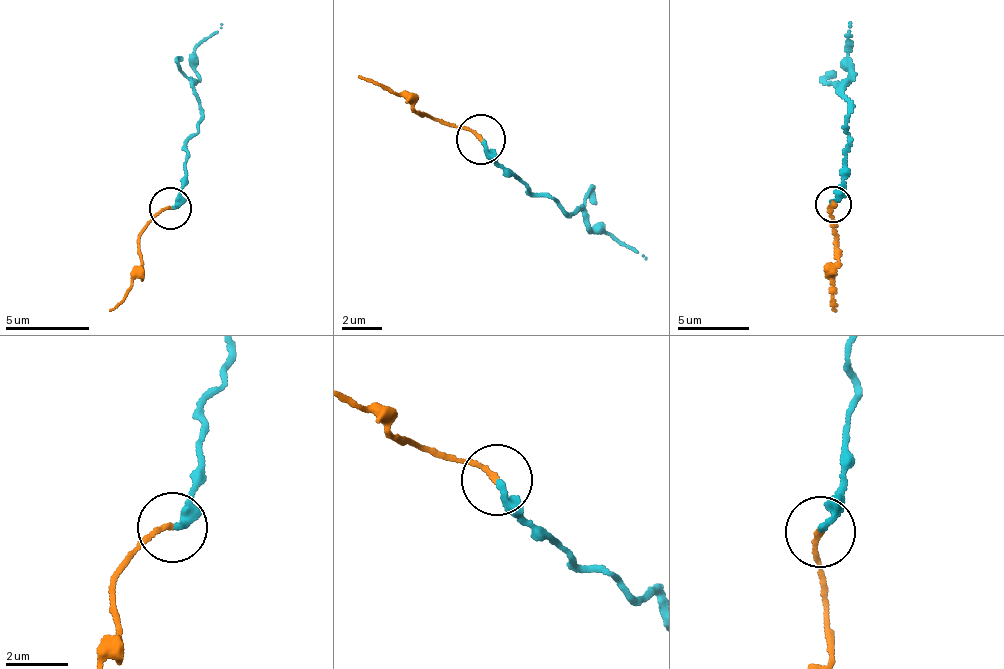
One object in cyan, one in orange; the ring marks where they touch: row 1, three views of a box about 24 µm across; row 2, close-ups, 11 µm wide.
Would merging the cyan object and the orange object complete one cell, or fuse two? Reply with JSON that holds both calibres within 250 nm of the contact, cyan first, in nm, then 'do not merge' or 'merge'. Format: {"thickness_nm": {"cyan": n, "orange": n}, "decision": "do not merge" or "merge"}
{"thickness_nm": {"cyan": 200, "orange": 160}, "decision": "merge"}

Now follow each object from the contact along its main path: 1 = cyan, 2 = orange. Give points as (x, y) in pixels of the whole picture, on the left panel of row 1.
1: (169, 209), (181, 190), (186, 142), (201, 119), (197, 93), (195, 45), (222, 23)
2: (169, 209), (144, 228), (143, 269), (129, 279), (129, 294), (111, 311)

